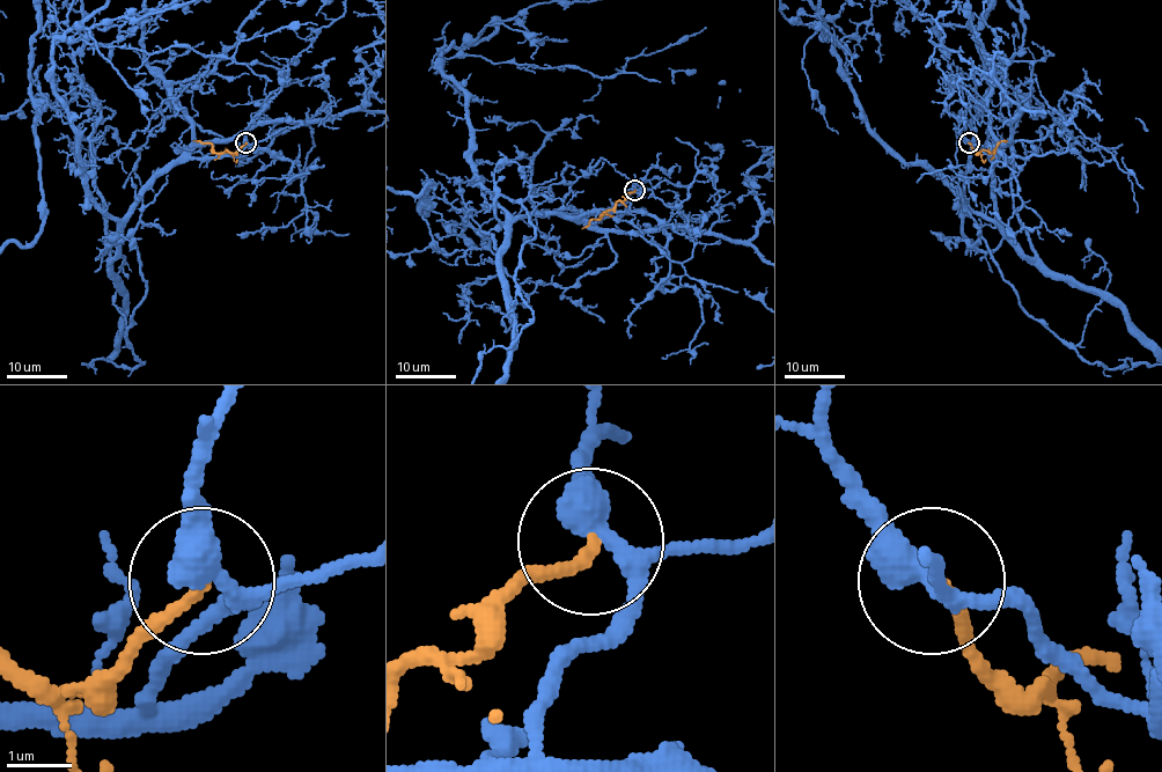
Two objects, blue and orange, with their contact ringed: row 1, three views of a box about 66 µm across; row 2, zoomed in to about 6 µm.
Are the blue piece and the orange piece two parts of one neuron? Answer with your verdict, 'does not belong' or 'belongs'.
does not belong

